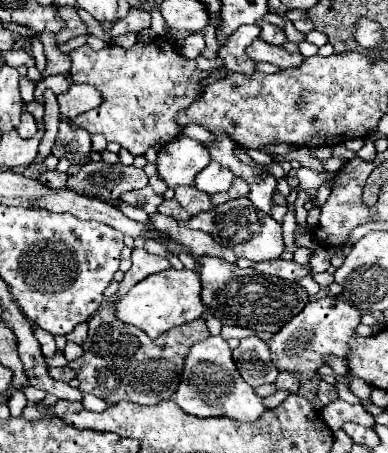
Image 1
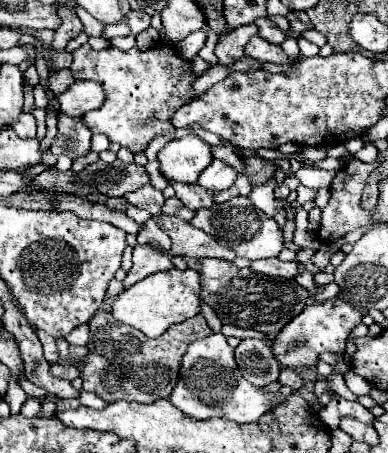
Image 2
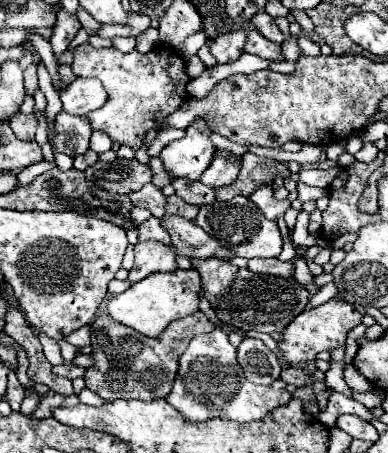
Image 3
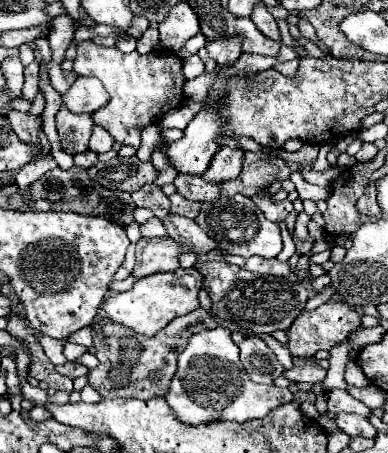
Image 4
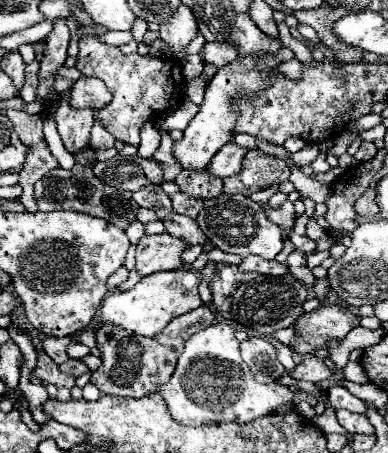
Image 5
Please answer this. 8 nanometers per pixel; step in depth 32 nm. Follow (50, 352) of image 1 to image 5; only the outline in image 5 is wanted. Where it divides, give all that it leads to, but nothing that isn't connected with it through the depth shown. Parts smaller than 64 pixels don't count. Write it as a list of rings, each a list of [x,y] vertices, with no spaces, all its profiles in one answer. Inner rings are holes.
[[[64,336],[64,338],[46,338],[44,340],[44,350],[46,354],[56,362],[56,364],[62,364],[68,360],[68,354],[66,354],[66,348],[70,344],[76,344],[78,338],[76,336]]]

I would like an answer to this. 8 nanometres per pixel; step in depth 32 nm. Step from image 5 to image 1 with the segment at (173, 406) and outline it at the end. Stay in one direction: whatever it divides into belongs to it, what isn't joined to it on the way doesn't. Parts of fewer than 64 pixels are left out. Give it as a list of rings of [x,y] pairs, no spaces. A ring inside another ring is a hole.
[[[208,336],[202,342],[196,342],[186,360],[182,370],[182,380],[172,396],[172,400],[188,414],[198,418],[210,418],[210,416],[226,416],[238,422],[256,422],[262,412],[266,412],[264,398],[256,394],[256,390],[240,376],[234,360],[232,360],[232,348],[226,344],[226,340],[218,336]]]

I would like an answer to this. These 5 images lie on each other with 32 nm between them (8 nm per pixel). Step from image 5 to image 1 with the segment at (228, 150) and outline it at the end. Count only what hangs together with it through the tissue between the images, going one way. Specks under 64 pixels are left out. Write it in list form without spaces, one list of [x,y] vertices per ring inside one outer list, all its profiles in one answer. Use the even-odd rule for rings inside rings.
[[[210,162],[198,176],[196,176],[196,188],[200,188],[202,192],[208,194],[216,194],[216,192],[226,192],[236,176],[232,176],[232,172],[228,172],[228,168],[224,168],[222,164]]]

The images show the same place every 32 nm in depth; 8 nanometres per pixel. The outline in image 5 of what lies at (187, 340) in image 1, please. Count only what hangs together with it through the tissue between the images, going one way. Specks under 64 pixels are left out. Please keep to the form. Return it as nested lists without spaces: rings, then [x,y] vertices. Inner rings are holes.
[[[200,306],[180,318],[176,318],[172,324],[168,324],[164,328],[164,332],[152,336],[152,338],[144,338],[138,336],[134,332],[128,332],[124,328],[118,326],[96,326],[96,338],[98,338],[98,350],[100,350],[100,360],[102,366],[92,374],[92,384],[96,384],[100,388],[102,394],[112,394],[112,396],[128,396],[128,398],[142,398],[150,392],[156,392],[160,384],[168,382],[176,360],[184,348],[184,342],[208,328],[210,324],[216,322],[216,314],[212,312],[210,306]]]

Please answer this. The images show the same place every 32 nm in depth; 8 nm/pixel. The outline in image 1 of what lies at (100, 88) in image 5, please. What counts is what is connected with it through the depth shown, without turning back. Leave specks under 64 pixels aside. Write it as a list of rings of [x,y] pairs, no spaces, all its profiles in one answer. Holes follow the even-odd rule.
[[[72,84],[68,92],[58,96],[60,116],[62,118],[76,118],[92,108],[100,106],[100,90],[92,88],[92,84]]]

